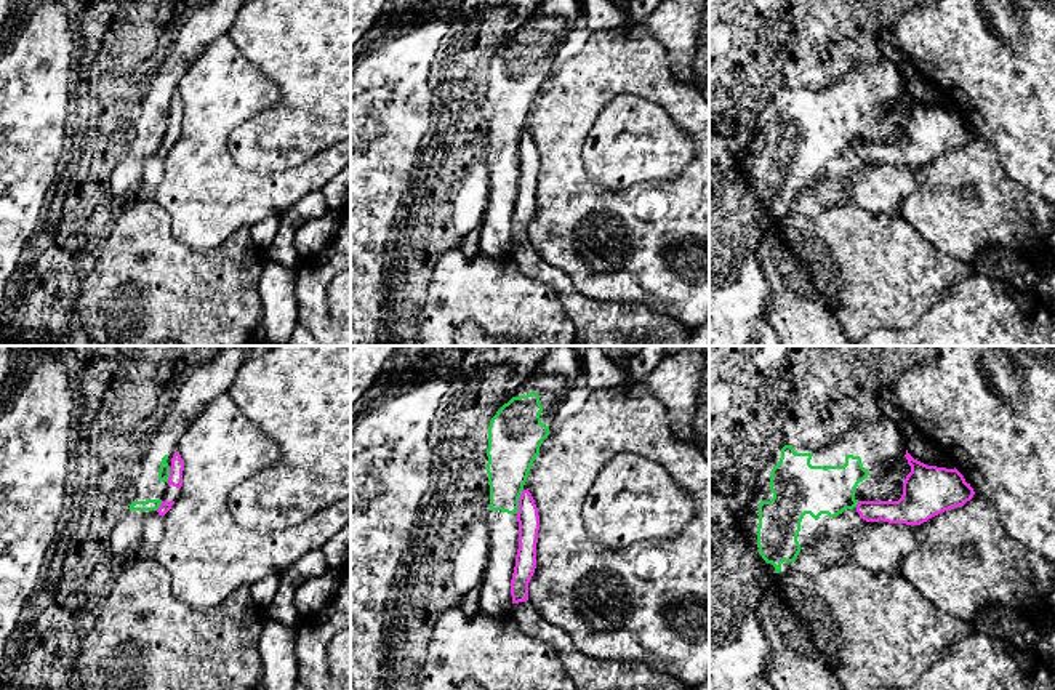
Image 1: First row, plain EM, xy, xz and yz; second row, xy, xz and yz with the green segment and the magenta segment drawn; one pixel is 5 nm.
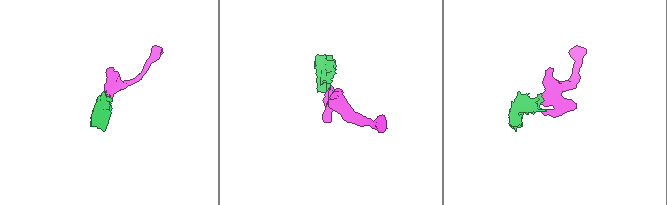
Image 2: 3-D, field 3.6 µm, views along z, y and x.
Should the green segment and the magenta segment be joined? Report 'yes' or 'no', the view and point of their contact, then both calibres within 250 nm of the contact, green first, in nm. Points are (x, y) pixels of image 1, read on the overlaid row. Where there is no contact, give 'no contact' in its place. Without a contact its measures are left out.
no | xz (517, 501) | 240/110 nm

